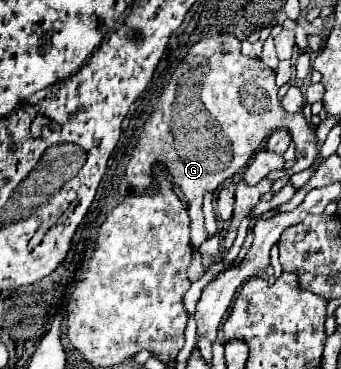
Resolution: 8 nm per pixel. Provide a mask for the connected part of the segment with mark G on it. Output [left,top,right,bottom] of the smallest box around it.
[127,34,320,248]

